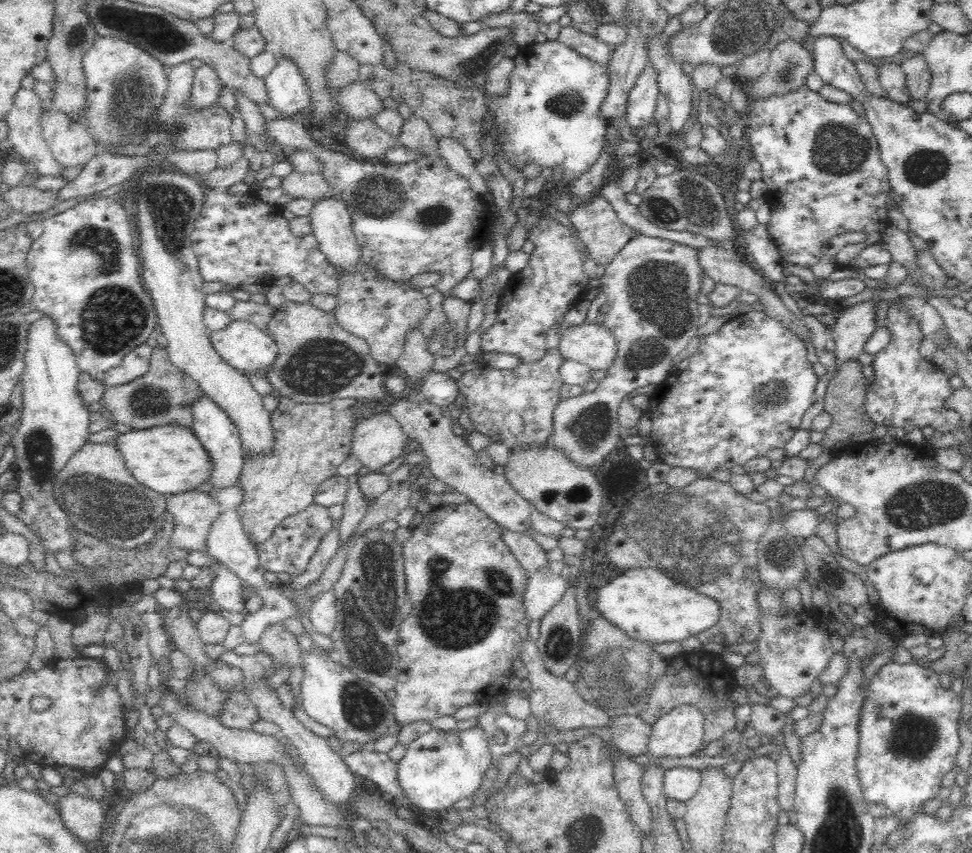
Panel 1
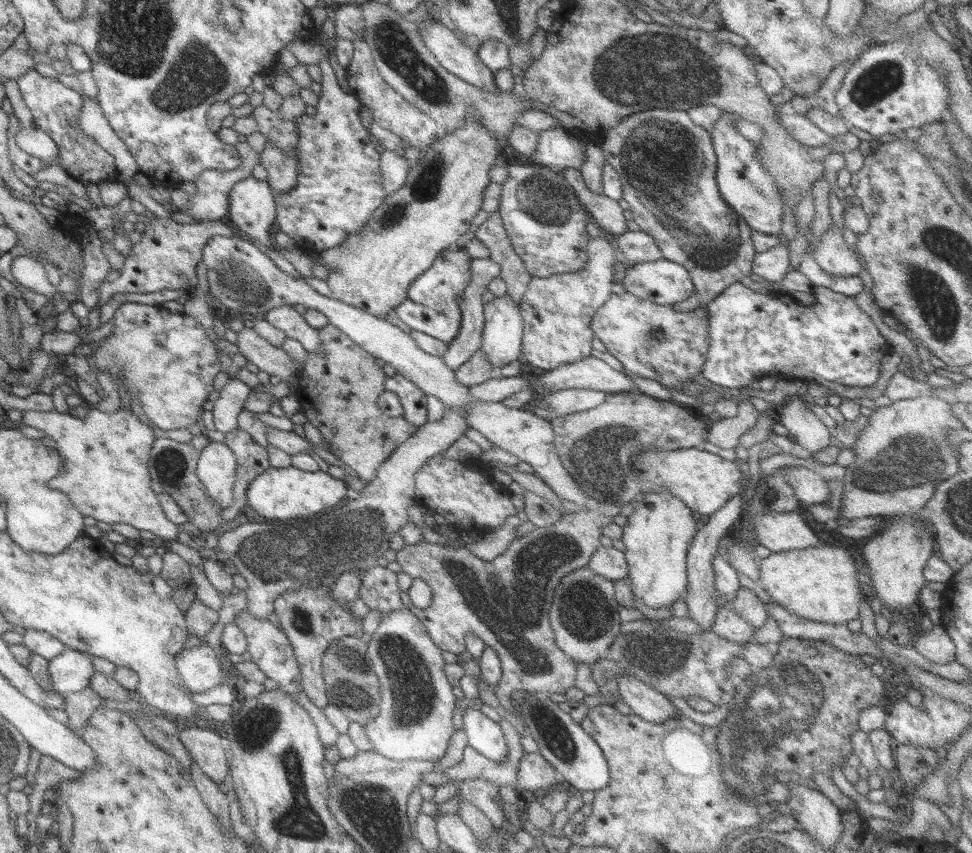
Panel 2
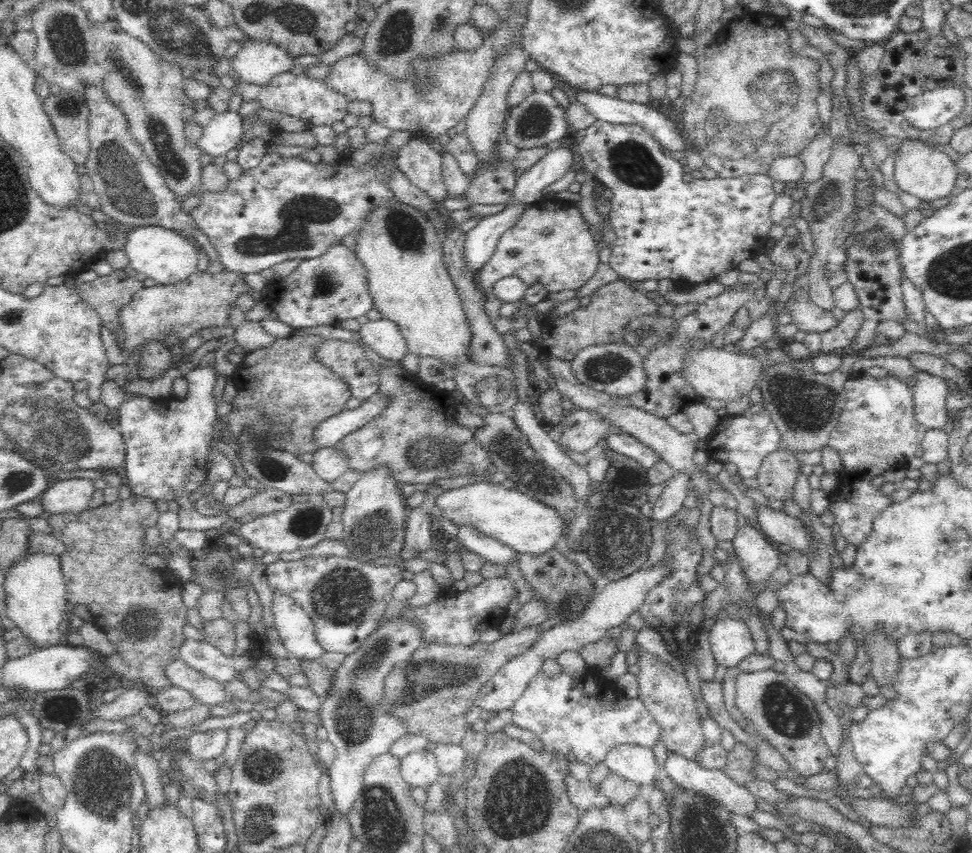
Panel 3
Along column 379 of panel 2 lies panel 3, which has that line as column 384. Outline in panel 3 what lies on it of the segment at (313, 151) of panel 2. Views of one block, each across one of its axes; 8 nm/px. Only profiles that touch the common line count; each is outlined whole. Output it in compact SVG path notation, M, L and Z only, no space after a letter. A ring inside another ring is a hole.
M271 150L266 151L264 156L260 159L260 162L250 170L245 170L237 178L228 182L228 184L219 191L208 192L203 191L199 194L200 204L193 208L190 213L193 224L208 236L212 248L216 251L218 255L218 260L220 265L222 265L223 271L230 273L235 273L238 275L250 275L259 274L263 270L272 269L274 265L284 262L285 260L305 261L312 258L319 258L322 254L326 254L326 251L334 244L341 243L341 238L348 234L354 233L355 230L360 226L362 219L366 216L369 211L370 206L378 203L389 203L393 198L391 196L391 190L386 188L385 182L387 181L387 176L385 176L386 170L379 170L375 166L373 160L370 164L366 166L361 171L356 171L354 168L350 167L349 160L340 160L337 165L332 168L326 166L323 162L317 165L306 161L301 155L297 156L282 156L279 153L273 152Z

